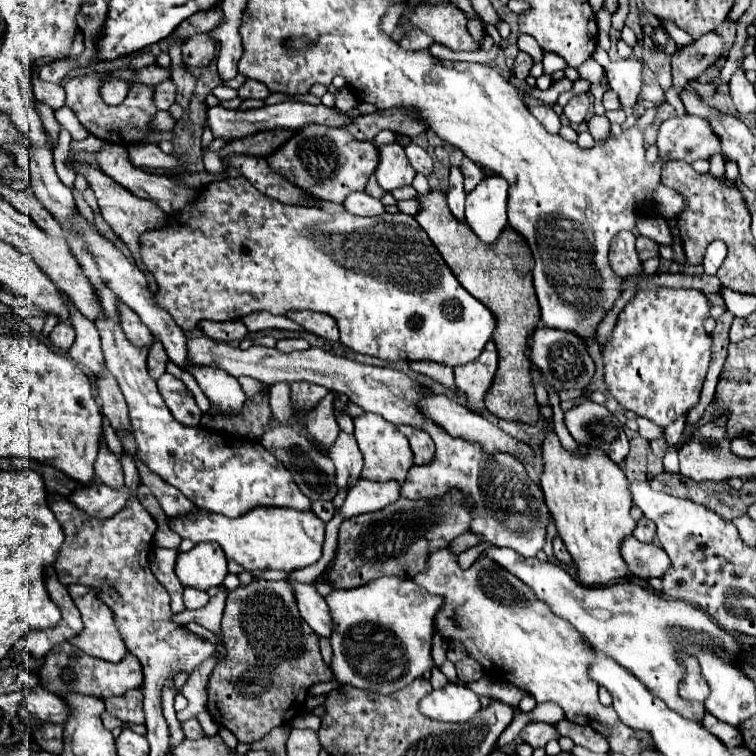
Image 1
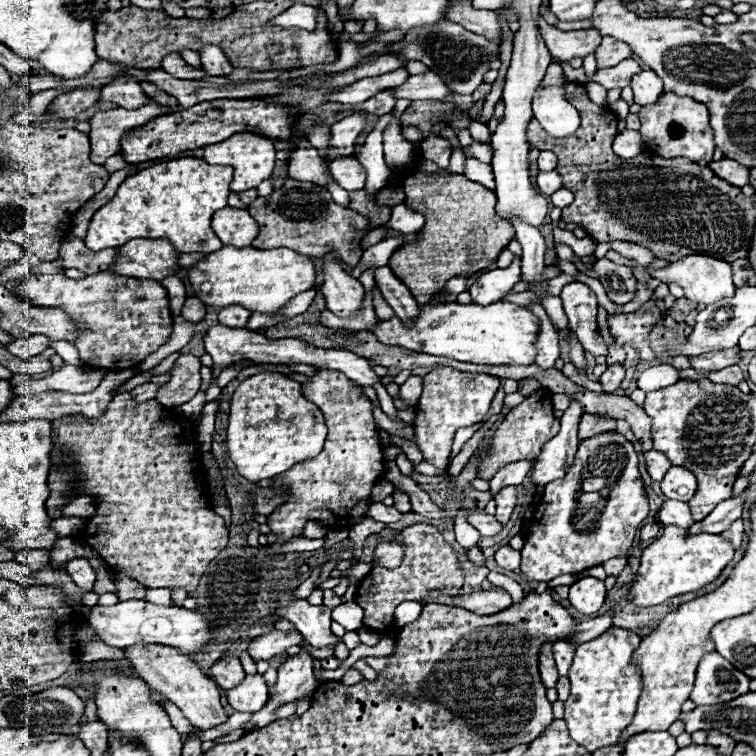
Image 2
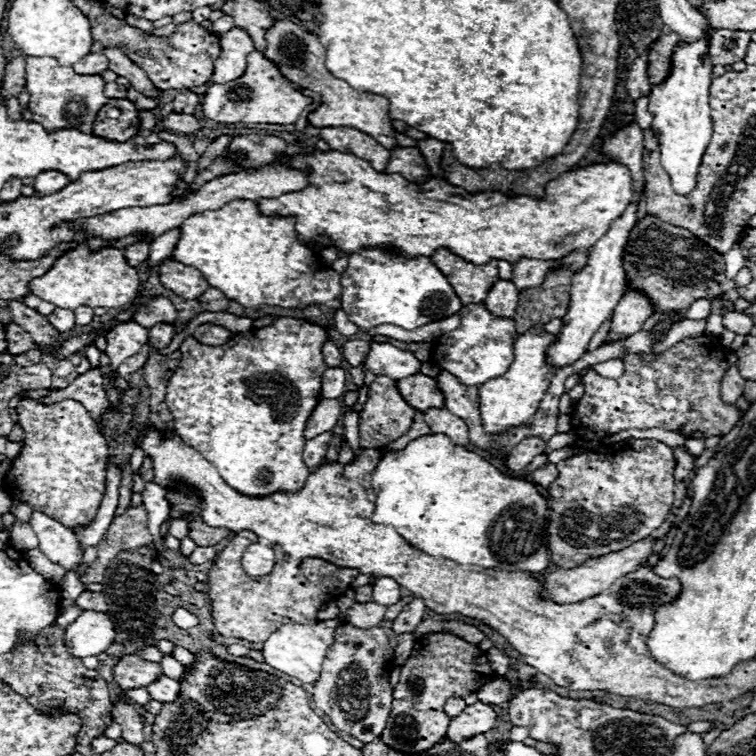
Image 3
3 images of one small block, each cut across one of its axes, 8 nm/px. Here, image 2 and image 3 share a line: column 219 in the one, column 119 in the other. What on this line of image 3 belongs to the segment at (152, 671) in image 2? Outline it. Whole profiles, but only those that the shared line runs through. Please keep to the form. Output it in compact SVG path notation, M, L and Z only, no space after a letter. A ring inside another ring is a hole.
M120 690L120 694L122 694L122 700L114 702L112 720L122 726L122 738L126 742L140 746L144 742L144 732L142 732L144 720L140 718L138 710L130 704L130 700L126 700L126 696L124 696L122 690Z

